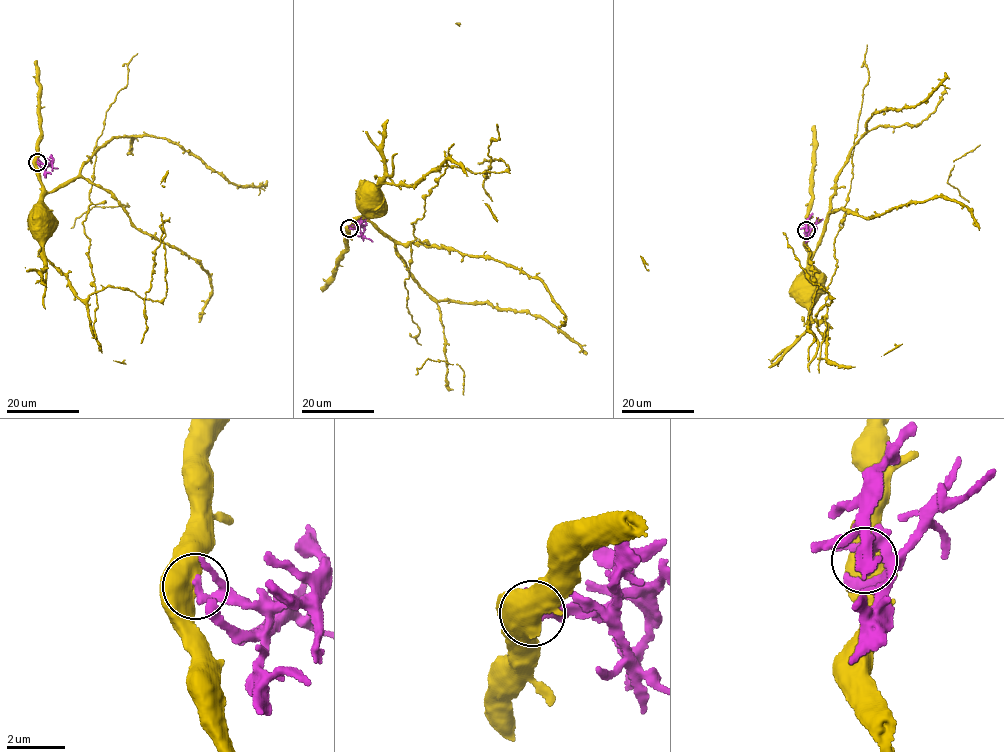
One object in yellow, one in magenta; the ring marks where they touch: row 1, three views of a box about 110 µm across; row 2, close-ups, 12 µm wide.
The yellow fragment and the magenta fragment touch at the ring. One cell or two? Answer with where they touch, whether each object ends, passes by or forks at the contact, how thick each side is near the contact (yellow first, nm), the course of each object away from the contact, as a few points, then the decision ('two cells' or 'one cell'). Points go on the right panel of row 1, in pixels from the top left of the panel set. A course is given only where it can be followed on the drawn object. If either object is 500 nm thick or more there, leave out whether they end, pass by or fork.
(806, 230) | 650/320 nm | yellow via (806, 229), (808, 268), (805, 278) | magenta via (806, 230), (807, 218), (813, 213) | two cells

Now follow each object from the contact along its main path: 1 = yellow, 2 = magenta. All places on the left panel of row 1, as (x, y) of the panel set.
1: (37, 161), (42, 203), (49, 215)
2: (37, 162), (50, 162), (50, 154)

